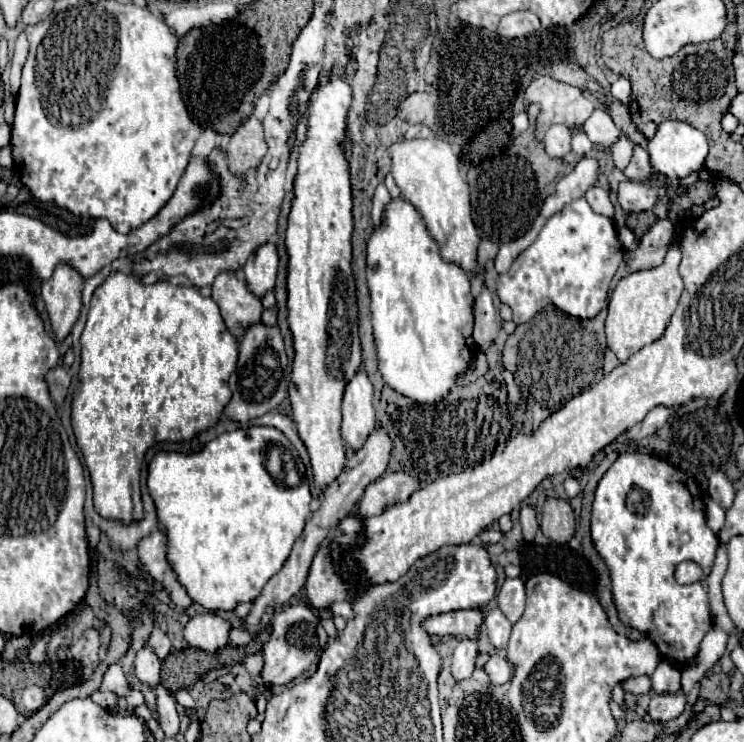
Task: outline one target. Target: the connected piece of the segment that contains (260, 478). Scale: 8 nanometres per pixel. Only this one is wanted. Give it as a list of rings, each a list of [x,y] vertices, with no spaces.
[[[247,427],[247,429],[235,429],[235,431],[225,431],[219,437],[211,439],[209,443],[205,443],[199,451],[195,453],[181,453],[181,451],[167,451],[161,449],[159,453],[155,453],[155,457],[149,463],[149,471],[147,471],[147,489],[149,495],[155,503],[157,509],[157,519],[159,525],[163,525],[163,533],[167,537],[167,563],[173,569],[177,581],[185,587],[187,595],[193,599],[193,603],[201,605],[207,611],[233,611],[239,603],[247,603],[247,601],[255,601],[265,583],[283,567],[283,563],[287,561],[293,543],[299,539],[305,519],[309,515],[309,505],[311,505],[311,493],[309,493],[309,483],[305,479],[305,465],[301,461],[301,457],[297,457],[297,449],[293,449],[291,441],[277,429],[273,427]]]

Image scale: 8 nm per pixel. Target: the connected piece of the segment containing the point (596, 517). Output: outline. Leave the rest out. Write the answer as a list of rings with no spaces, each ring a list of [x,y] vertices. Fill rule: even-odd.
[[[621,453],[597,485],[591,513],[591,537],[597,553],[609,569],[611,593],[619,619],[627,627],[647,635],[663,659],[673,665],[687,667],[697,657],[705,633],[713,627],[713,615],[707,597],[707,579],[687,585],[687,605],[681,605],[685,587],[675,581],[675,567],[681,561],[695,561],[703,573],[709,573],[719,547],[719,537],[705,521],[703,497],[693,475],[649,453]]]

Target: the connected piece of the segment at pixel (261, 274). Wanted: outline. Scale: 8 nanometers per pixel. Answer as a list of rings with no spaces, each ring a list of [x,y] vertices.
[[[263,243],[245,263],[245,279],[249,281],[249,289],[257,293],[257,297],[263,297],[265,291],[275,287],[277,279],[277,247],[273,243]]]

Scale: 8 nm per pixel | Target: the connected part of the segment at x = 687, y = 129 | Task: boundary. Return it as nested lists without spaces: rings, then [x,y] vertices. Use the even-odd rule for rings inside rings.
[[[673,119],[663,121],[659,125],[655,137],[649,141],[649,147],[647,147],[653,171],[667,179],[679,179],[679,177],[687,177],[693,171],[699,171],[703,167],[707,151],[709,151],[709,145],[701,131],[697,131],[693,125],[685,121],[673,121]]]

